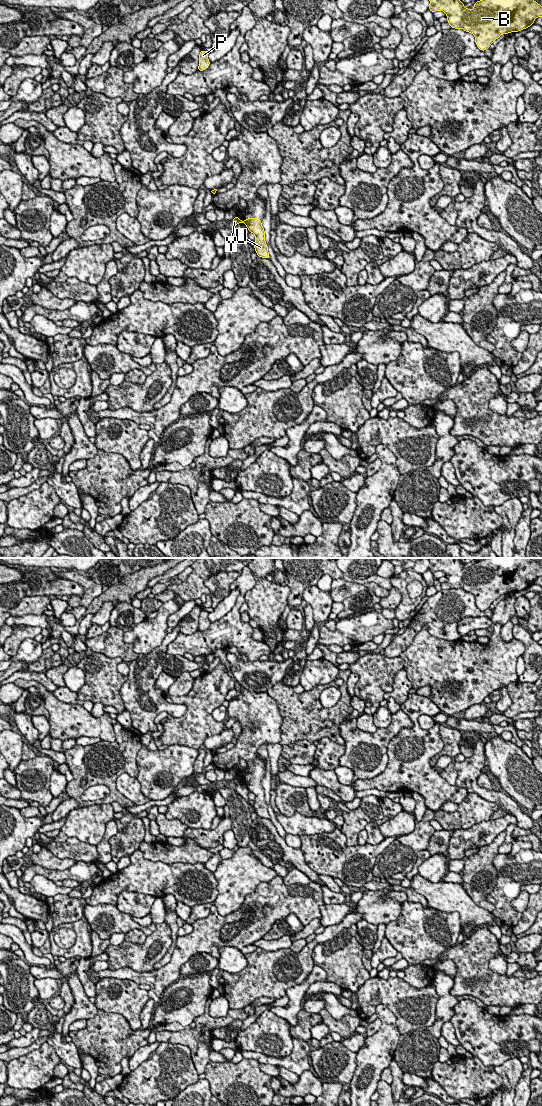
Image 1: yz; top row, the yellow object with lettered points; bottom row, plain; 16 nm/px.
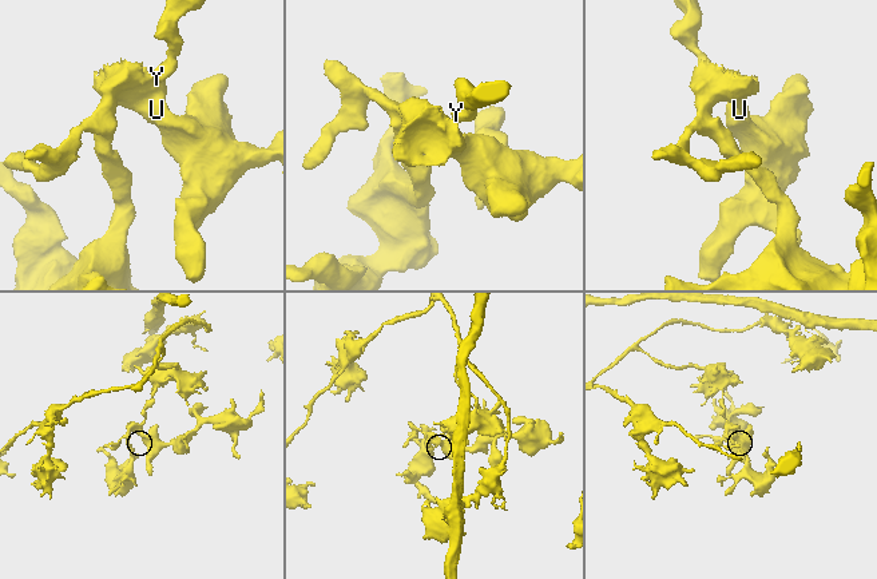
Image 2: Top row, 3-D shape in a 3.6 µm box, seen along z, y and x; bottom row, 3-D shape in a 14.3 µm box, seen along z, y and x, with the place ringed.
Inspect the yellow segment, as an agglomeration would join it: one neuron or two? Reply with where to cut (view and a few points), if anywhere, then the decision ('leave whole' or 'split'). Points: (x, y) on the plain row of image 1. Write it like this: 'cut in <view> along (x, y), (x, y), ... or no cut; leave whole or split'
cut in yz along (238, 778), (240, 782); split

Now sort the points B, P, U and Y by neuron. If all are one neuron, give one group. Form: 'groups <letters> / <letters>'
groups B P Y / U

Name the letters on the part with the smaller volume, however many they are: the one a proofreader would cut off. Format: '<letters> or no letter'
U

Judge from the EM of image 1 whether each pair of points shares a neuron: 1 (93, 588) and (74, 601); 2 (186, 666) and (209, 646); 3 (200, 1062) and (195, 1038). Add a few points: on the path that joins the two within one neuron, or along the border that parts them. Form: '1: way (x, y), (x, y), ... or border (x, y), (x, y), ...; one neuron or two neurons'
1: way (88, 593), (79, 600); one neuron
2: border (167, 653), (183, 656); two neurons
3: way (200, 1056), (200, 1044); one neuron

